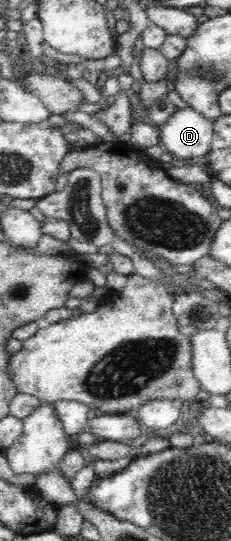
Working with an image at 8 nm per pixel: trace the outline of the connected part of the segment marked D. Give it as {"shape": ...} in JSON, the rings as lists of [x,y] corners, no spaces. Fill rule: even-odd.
{"shape":[[[191,107],[177,108],[159,131],[164,151],[178,159],[204,159],[209,155],[213,122]]]}

